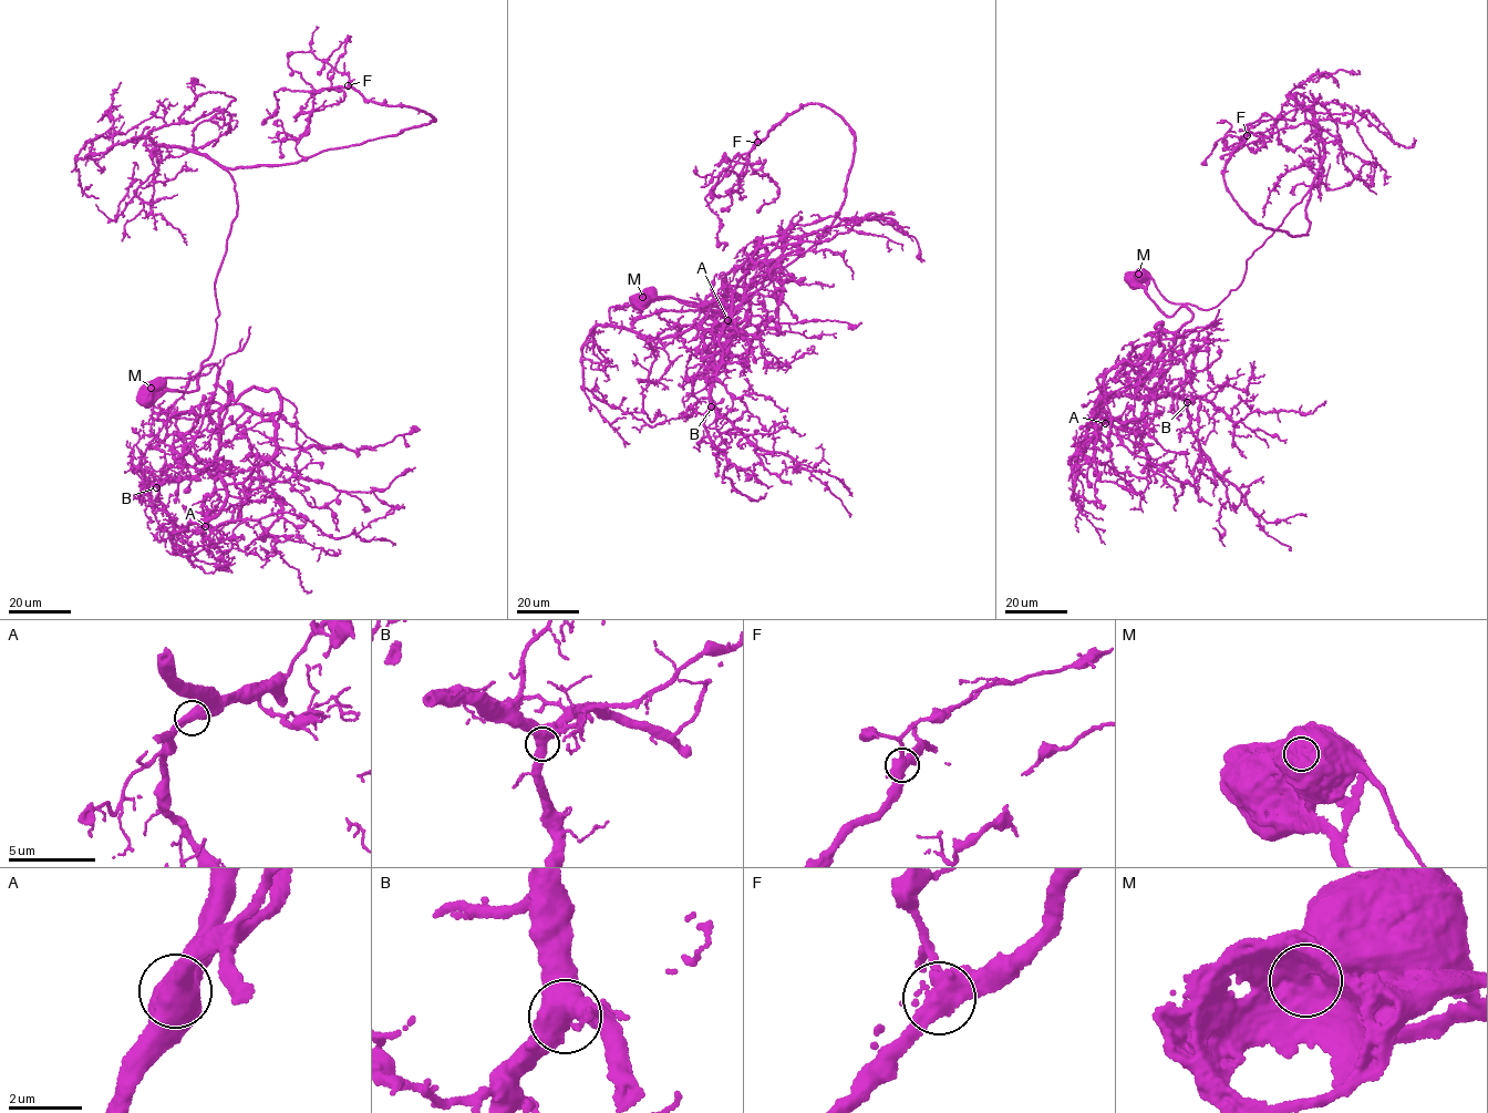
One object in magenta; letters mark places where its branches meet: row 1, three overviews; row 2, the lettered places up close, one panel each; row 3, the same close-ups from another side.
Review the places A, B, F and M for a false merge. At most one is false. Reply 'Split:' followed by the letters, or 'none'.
Split: M

